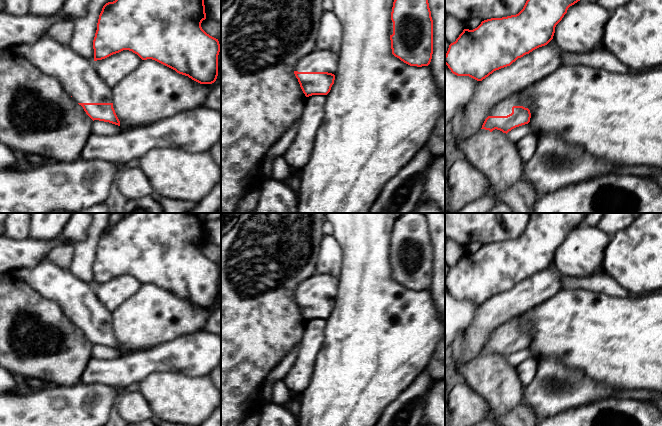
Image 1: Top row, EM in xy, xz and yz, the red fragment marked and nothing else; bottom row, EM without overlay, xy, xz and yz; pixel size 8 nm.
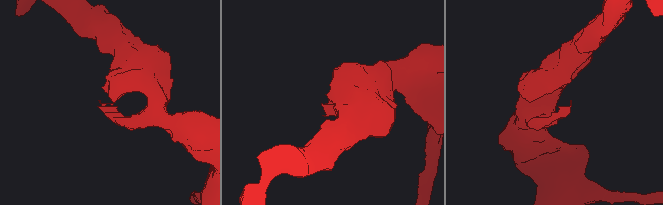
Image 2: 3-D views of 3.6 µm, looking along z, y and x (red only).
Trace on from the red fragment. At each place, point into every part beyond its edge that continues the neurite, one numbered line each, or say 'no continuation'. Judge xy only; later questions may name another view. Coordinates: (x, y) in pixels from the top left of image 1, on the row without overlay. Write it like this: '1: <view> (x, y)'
1: xy (77, 298)

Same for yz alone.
1: yz (503, 332)

